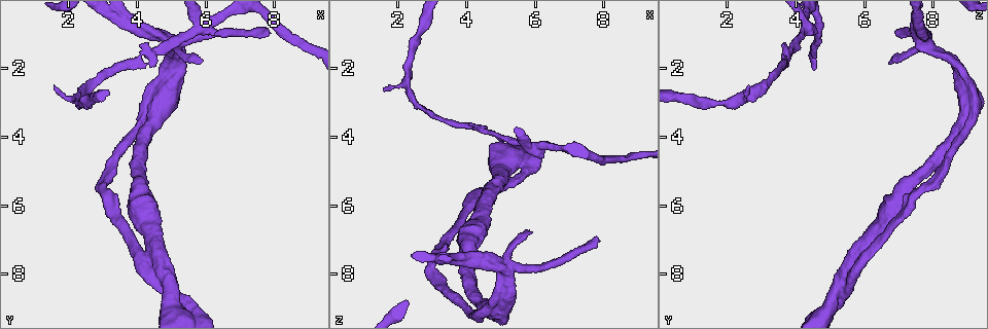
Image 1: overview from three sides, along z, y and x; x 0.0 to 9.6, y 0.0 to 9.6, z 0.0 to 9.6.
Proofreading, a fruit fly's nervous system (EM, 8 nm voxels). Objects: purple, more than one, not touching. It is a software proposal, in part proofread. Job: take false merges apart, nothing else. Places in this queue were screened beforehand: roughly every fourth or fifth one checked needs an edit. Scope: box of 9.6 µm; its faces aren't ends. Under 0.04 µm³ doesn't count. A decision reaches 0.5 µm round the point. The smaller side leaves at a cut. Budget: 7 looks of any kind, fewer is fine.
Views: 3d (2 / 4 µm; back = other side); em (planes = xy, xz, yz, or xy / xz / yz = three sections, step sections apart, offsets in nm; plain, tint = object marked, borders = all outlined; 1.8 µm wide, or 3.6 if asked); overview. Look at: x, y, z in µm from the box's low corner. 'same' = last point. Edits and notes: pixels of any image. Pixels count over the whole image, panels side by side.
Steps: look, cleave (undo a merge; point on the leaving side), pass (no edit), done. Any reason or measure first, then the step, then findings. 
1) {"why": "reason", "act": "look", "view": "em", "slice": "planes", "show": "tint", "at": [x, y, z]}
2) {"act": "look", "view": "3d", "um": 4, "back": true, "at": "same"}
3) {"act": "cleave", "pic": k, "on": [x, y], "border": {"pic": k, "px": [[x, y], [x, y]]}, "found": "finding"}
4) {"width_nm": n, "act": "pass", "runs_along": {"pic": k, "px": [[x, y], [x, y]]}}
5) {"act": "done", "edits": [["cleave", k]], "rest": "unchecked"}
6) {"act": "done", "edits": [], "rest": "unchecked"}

{"why": "side arm on a straight run", "act": "look", "view": "3d", "um": 4, "at": [5.90, 0.70, 4.30]}

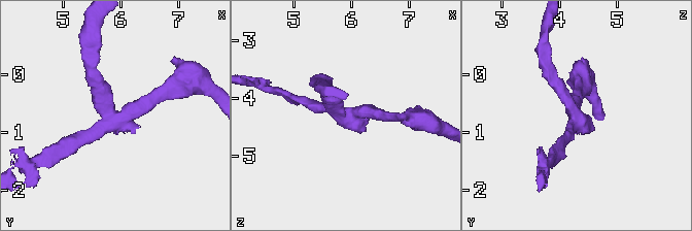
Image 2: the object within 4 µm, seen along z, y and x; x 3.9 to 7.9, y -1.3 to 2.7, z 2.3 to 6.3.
{"arms": 3, "arm_widths_nm": [190, 200, 220], "why": "now the EM", "act": "look", "view": "em", "slice": "planes", "show": "tint", "at": [5.85, 0.75, 4.30]}

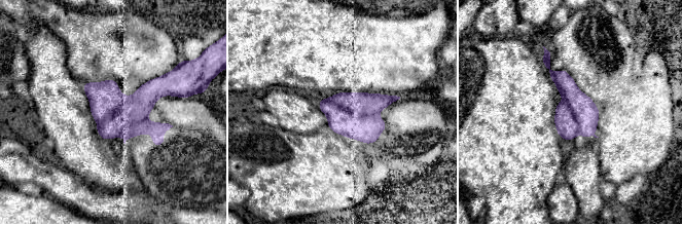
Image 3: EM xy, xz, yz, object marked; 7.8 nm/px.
{"act": "cleave", "pic": 3, "on": [366, 128], "part_leaving": {"pic": 3, "px": [[547, 54], [547, 68], [582, 106], [591, 133]]}, "found": "a second neuron is stuck on"}

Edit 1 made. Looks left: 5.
{"act": "look", "view": "3d", "um": 2, "back": true, "at": [3.65, 0.70, 7.60]}

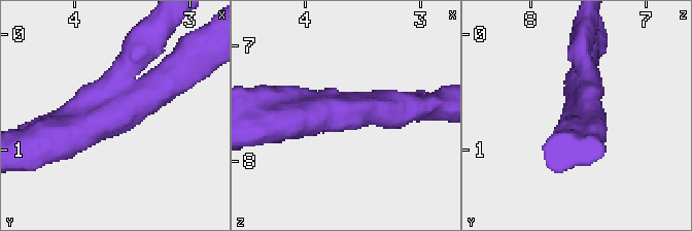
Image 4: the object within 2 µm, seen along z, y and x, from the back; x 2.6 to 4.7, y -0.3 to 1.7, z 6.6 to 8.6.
{"why": "now the EM", "act": "look", "view": "em", "slice": "xz", "step": 8, "show": "tint", "at": [3.64, 0.66, 7.54]}

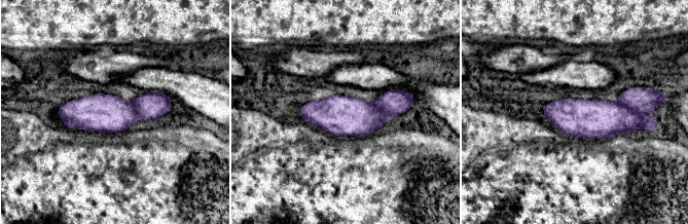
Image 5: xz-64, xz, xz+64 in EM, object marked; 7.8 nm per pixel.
{"act": "look", "view": "em", "slice": "yz", "step": 16, "show": "tint", "at": "same"}

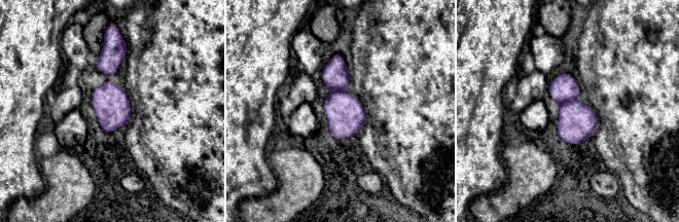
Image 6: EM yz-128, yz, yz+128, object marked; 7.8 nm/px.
{"act": "pass", "found": "all the same neuron"}

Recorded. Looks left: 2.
{"act": "done", "edits": [["cleave", 3]], "rest": "unchecked"}

